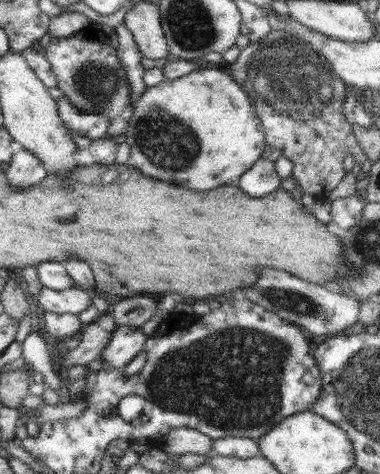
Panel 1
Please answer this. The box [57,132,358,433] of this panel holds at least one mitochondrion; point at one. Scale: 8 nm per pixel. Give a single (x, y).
(280, 298)

